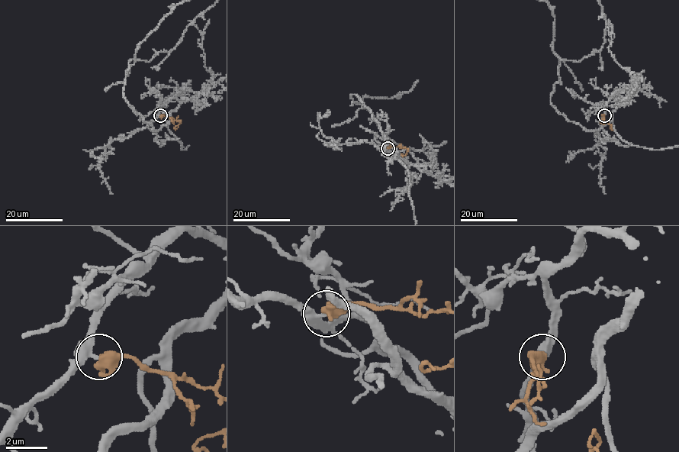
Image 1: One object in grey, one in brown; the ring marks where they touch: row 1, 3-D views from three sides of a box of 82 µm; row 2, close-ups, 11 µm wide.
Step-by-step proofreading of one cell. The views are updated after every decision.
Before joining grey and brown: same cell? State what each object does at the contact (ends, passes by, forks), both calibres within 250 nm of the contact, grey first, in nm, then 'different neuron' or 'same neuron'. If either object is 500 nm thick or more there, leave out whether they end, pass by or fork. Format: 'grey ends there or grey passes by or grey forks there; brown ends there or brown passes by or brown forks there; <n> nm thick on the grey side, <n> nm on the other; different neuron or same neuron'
280 nm thick on the grey side, 650 nm on the other; same neuron

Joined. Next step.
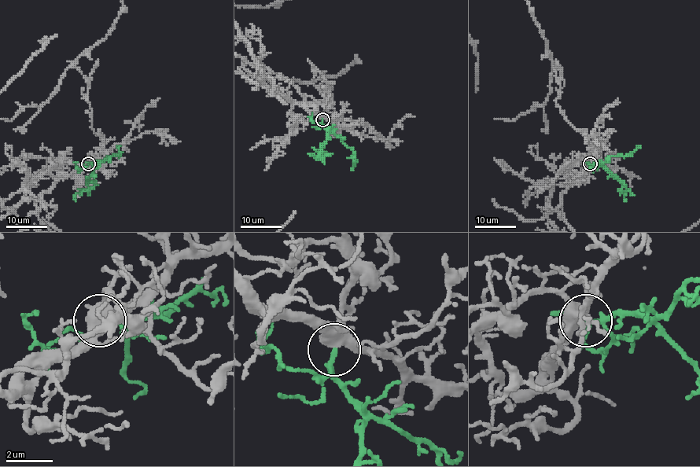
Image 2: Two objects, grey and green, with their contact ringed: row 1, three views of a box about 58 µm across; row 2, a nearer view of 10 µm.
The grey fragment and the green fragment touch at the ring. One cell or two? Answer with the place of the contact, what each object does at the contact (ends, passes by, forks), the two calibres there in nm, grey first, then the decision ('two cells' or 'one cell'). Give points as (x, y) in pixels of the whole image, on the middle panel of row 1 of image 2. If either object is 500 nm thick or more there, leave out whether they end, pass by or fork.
at (322, 119); grey forks there; green passes by; 440 nm thick on the grey side, 170 nm on the other; one cell

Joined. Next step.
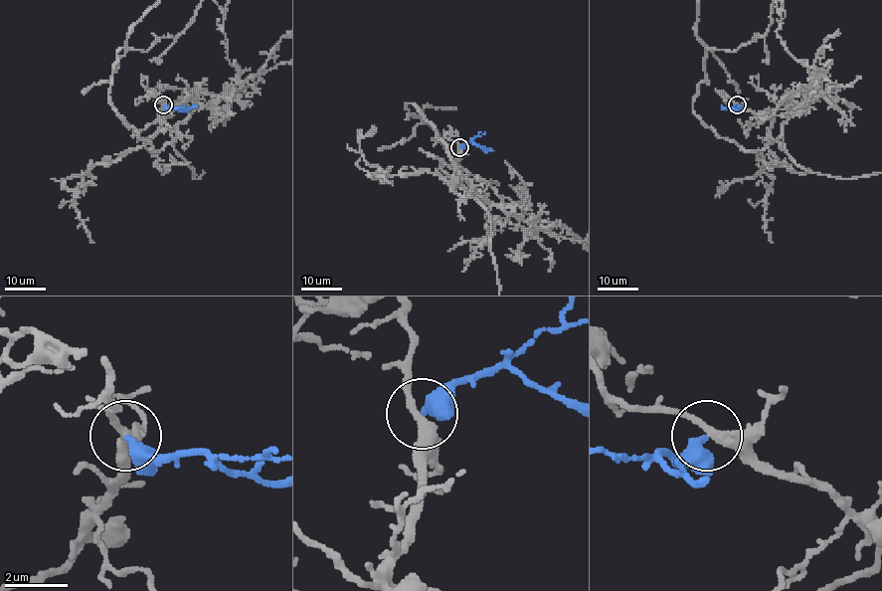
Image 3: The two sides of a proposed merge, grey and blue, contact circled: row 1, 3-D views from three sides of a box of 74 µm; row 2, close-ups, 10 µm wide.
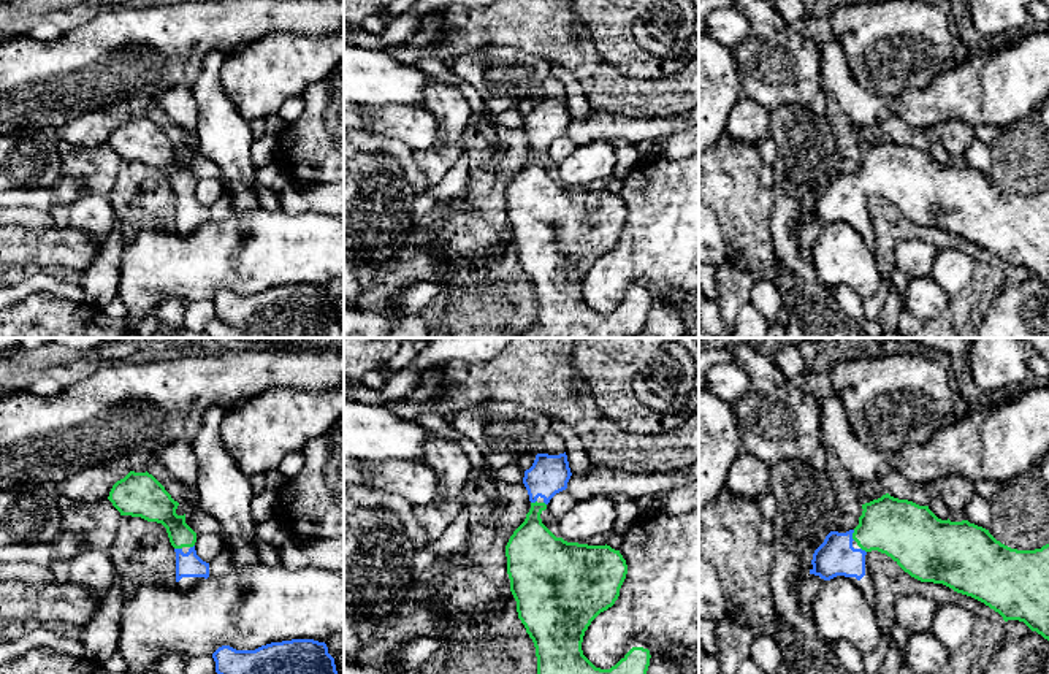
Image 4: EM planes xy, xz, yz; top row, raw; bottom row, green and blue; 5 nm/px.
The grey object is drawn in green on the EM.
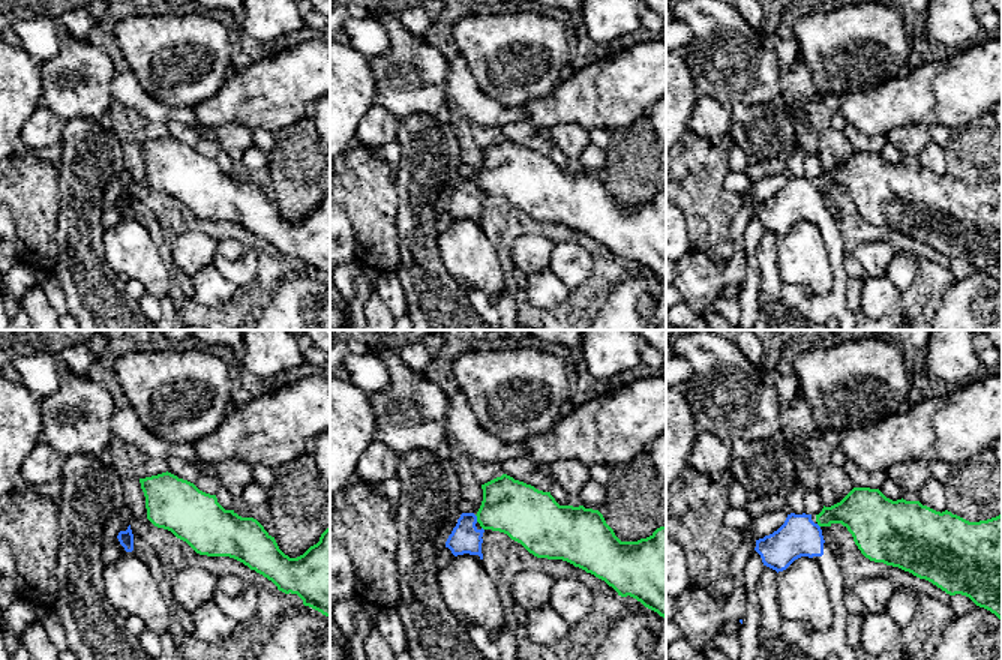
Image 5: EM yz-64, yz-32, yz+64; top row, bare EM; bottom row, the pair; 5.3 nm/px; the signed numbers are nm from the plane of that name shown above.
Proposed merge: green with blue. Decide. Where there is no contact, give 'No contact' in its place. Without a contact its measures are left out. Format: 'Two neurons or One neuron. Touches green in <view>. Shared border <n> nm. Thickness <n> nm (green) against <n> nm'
One neuron. Touches green in yz. Shared border 60 nm. Thickness 300 nm (green) against 190 nm

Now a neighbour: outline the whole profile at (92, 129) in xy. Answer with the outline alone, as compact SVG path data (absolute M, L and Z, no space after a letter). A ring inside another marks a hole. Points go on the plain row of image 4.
M119 101L87 113L59 127L55 136L76 146L98 146L109 141L113 130L130 117L128 101Z

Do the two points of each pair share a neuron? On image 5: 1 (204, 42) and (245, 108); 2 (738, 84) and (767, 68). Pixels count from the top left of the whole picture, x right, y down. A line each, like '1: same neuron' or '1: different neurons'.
1: different neurons
2: same neuron

